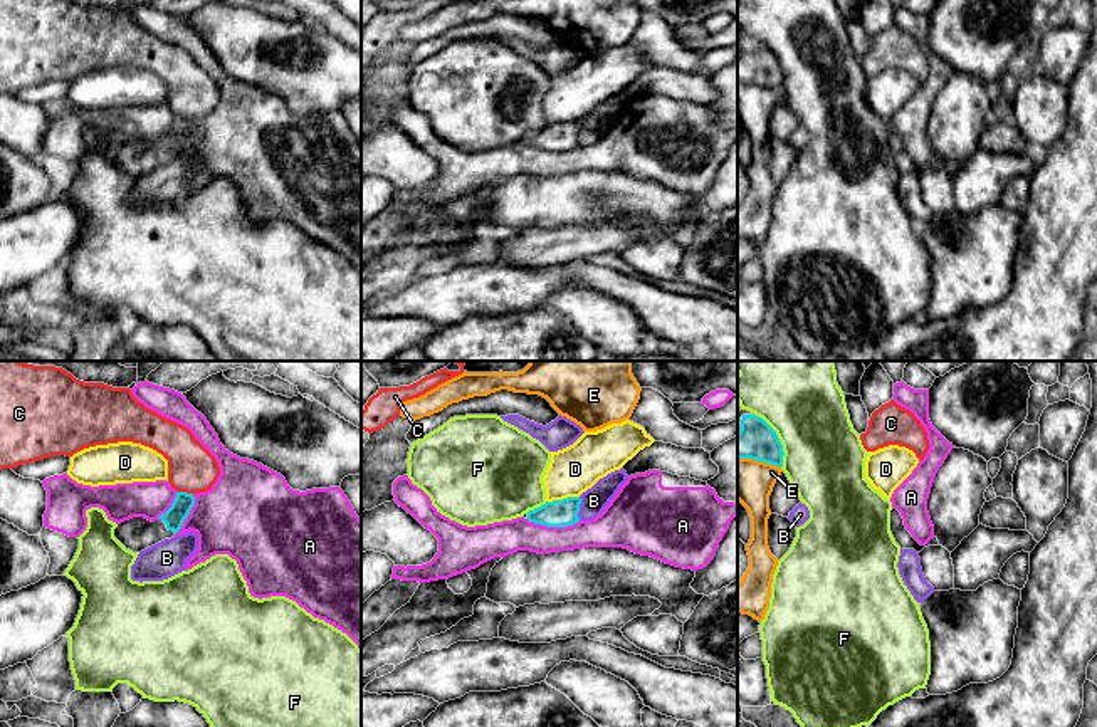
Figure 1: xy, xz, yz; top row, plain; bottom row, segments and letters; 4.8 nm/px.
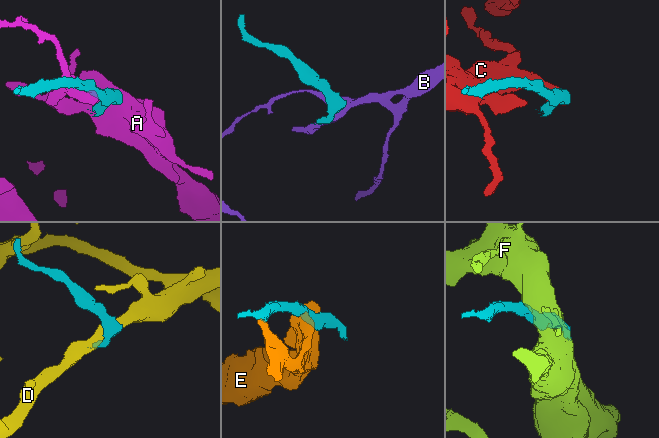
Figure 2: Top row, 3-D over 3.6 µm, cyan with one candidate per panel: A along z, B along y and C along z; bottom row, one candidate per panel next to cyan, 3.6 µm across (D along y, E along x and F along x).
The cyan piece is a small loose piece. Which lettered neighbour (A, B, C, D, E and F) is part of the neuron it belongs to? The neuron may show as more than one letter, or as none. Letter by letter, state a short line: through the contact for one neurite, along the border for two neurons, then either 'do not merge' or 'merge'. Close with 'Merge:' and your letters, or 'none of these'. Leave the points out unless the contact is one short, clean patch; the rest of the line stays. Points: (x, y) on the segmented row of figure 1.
A: do not merge
B: do not merge
C: line xy (177, 491), (194, 494); do not merge
D: do not merge
E: do not merge
F: do not merge
Merge: none of these

